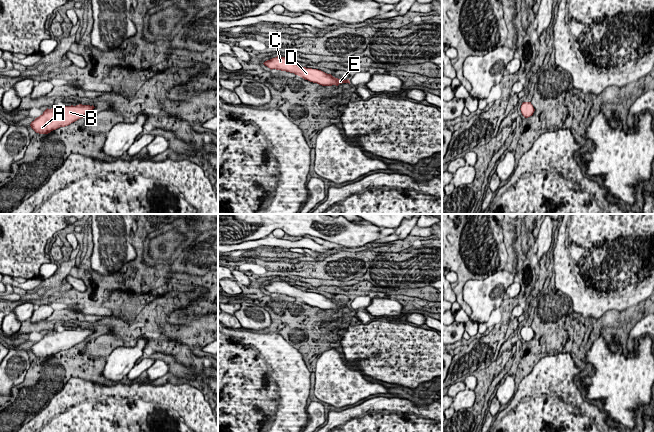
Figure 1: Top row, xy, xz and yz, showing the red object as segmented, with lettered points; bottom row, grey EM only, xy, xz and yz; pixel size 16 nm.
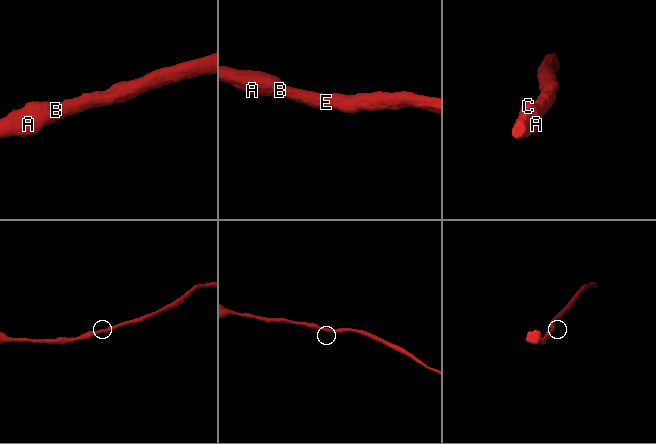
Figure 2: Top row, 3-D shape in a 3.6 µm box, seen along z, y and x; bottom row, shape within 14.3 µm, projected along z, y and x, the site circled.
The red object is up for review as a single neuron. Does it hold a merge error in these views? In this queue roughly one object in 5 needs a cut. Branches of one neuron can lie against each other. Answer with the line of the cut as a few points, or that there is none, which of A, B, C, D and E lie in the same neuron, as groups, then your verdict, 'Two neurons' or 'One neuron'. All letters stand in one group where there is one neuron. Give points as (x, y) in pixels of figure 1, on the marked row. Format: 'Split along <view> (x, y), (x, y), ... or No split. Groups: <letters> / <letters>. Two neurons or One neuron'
No split. Groups: A B C D E. One neuron

